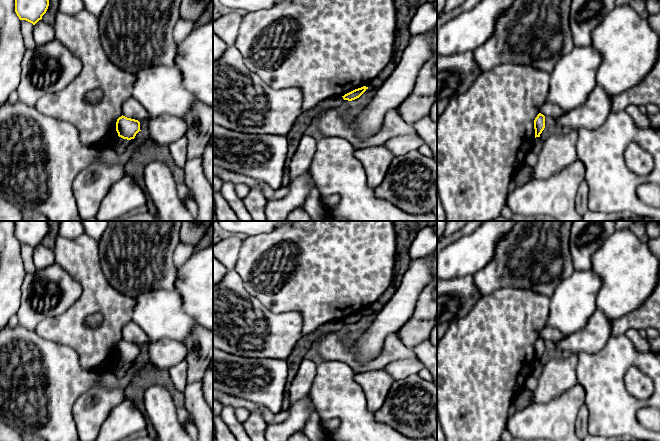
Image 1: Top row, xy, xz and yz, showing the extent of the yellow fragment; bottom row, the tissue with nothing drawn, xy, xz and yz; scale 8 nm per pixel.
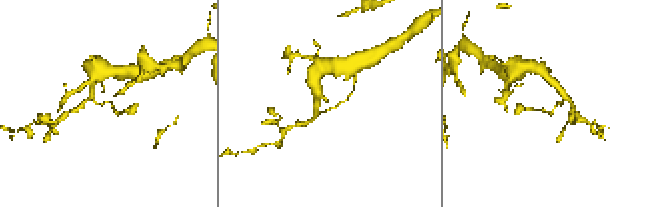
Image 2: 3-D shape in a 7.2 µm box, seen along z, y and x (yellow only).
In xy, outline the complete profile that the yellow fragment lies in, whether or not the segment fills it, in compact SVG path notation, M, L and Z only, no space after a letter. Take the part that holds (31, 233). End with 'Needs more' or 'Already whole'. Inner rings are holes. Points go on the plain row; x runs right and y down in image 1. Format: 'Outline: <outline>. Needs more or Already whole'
Outline: M15 221L15 236L20 244L35 249L46 237L49 230L48 221Z. Already whole

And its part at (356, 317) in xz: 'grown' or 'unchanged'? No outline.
unchanged

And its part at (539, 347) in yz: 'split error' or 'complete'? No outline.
complete

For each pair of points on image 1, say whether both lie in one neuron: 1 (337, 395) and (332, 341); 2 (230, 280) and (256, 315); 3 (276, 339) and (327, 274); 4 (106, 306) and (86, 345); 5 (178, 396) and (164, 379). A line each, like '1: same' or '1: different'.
1: different
2: same
3: different
4: same
5: same

